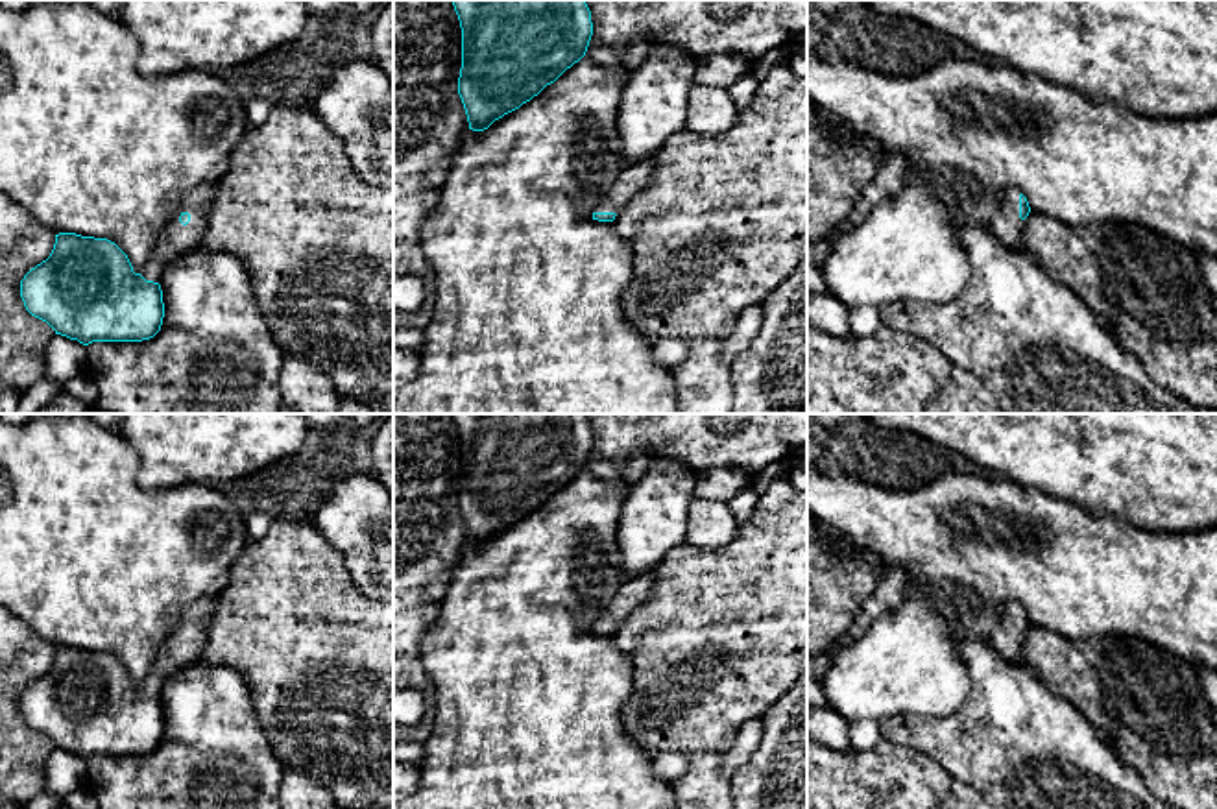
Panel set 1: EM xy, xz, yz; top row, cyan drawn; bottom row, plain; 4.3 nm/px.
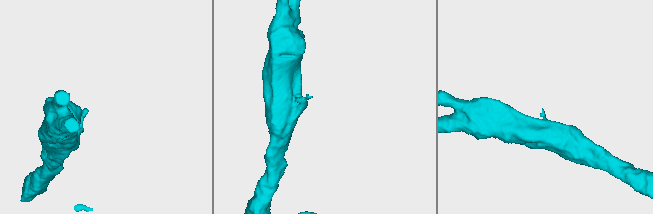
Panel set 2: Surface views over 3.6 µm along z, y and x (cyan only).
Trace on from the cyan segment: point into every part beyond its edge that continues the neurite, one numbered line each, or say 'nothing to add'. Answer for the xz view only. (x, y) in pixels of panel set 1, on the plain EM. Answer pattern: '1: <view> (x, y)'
1: xz (634, 590)

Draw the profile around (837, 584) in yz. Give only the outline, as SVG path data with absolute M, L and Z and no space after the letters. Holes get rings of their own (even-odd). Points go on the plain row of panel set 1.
M807 512L807 658L831 648L848 630L877 587L877 573L857 554L835 554L818 536L816 521Z

